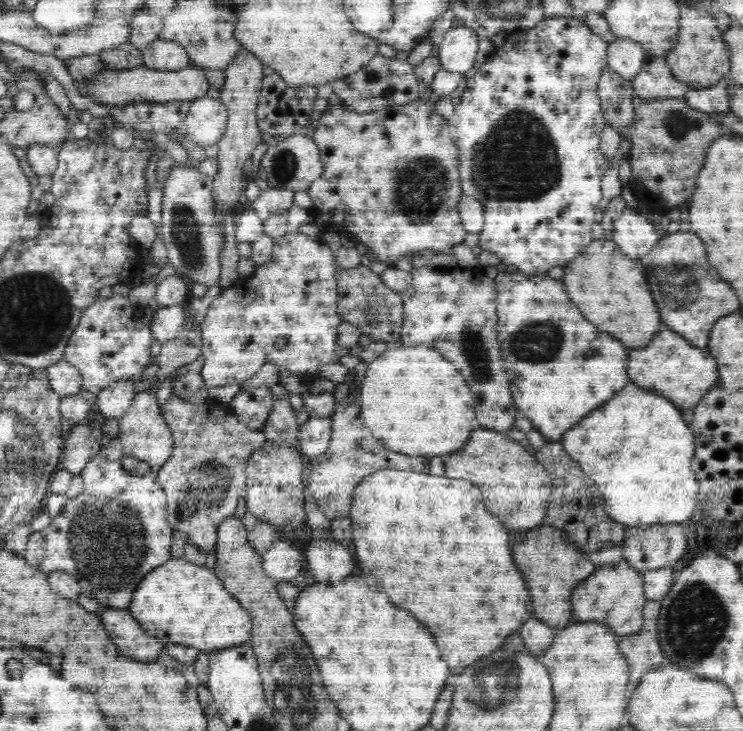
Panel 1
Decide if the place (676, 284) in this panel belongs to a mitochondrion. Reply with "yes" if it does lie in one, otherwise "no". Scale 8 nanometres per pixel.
yes

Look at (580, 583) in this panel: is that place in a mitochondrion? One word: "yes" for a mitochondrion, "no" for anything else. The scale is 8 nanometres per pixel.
no

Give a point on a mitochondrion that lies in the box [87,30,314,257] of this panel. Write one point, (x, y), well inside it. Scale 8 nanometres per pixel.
(283, 166)

